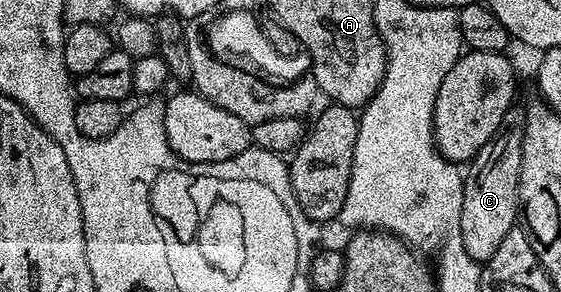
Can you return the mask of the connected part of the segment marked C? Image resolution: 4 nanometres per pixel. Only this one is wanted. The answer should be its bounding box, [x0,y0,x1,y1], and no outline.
[461,107,523,263]

